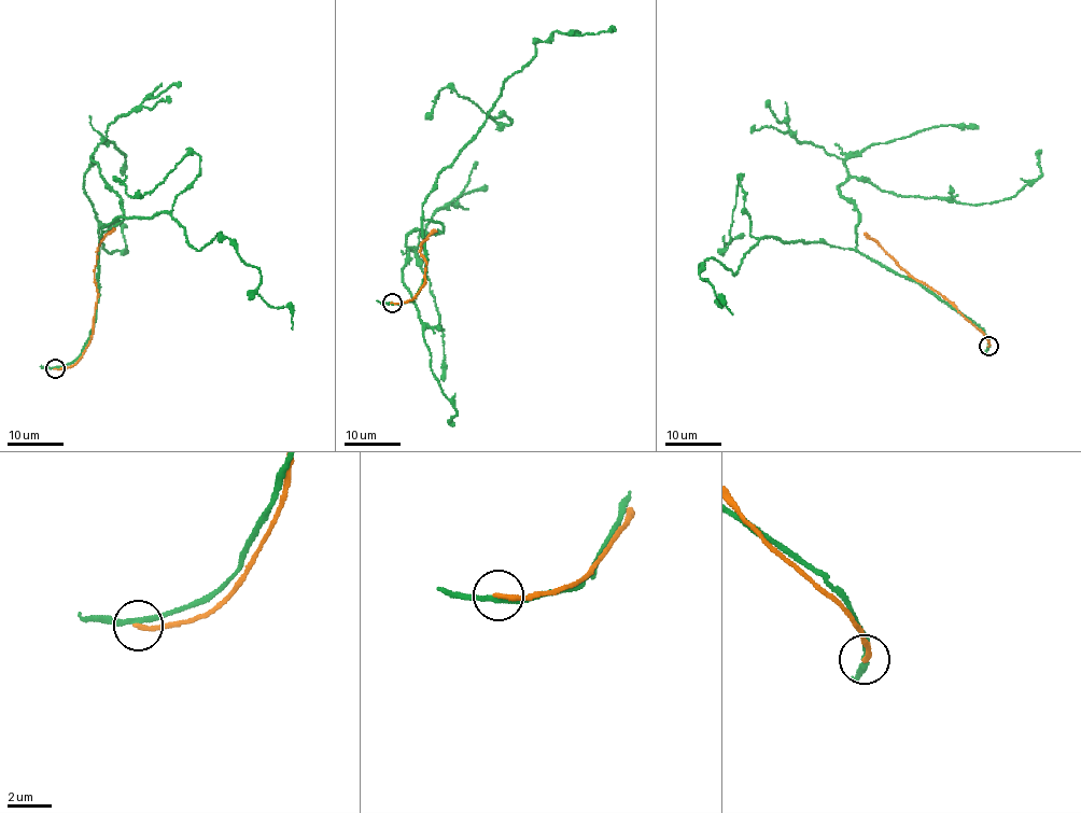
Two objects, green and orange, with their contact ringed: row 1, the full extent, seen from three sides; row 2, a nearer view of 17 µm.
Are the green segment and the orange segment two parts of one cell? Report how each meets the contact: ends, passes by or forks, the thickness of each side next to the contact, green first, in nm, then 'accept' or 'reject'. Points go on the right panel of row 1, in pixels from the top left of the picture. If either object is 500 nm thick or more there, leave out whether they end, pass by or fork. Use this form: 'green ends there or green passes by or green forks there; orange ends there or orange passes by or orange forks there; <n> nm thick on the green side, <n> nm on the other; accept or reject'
green passes by; orange ends there; 240 nm thick on the green side, 240 nm on the other; reject

